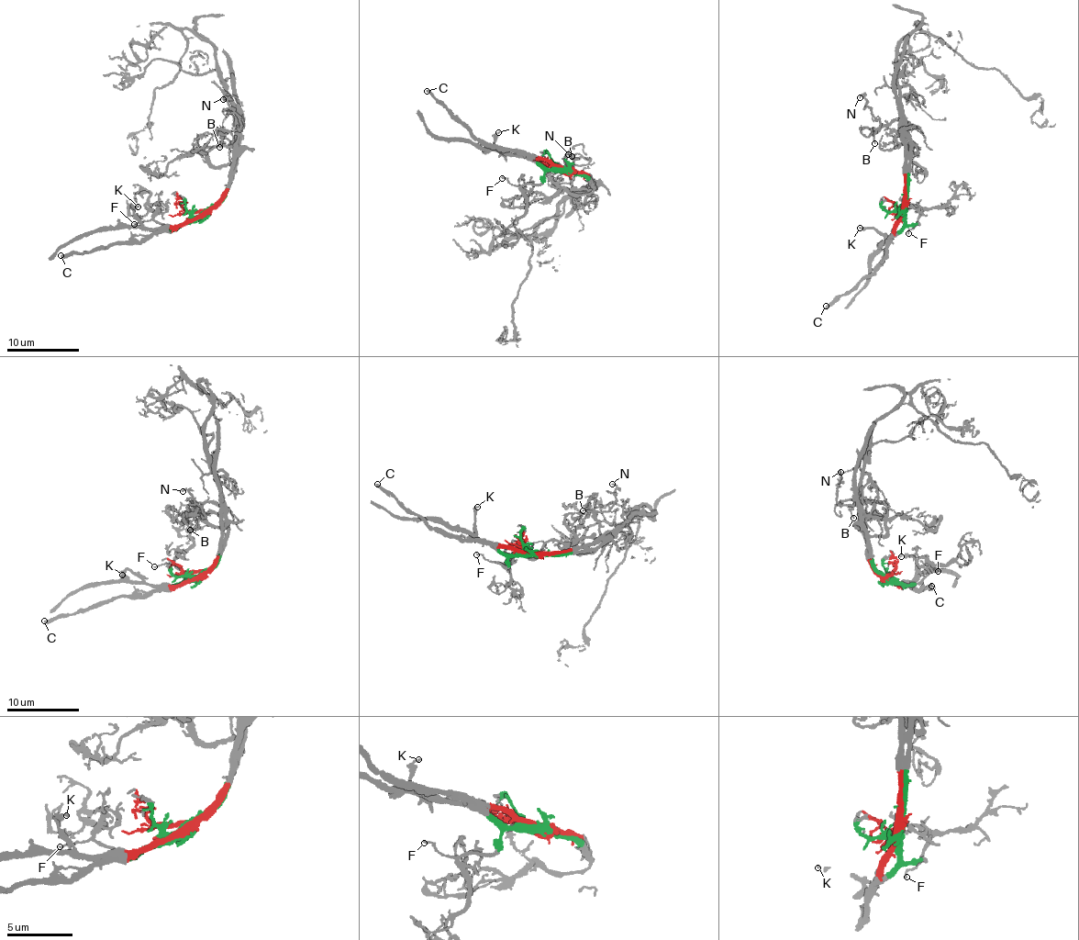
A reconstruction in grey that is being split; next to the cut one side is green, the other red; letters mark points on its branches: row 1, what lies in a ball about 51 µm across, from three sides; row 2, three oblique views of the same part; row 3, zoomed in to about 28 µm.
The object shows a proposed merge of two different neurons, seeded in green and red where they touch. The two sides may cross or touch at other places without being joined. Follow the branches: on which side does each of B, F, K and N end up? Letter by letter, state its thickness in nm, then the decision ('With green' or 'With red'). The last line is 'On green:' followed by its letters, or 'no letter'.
B: Thickness 150 nm. With red
F: Thickness 140 nm. With green
K: Thickness 240 nm. With red
N: Thickness 120 nm. With red
On green: F

